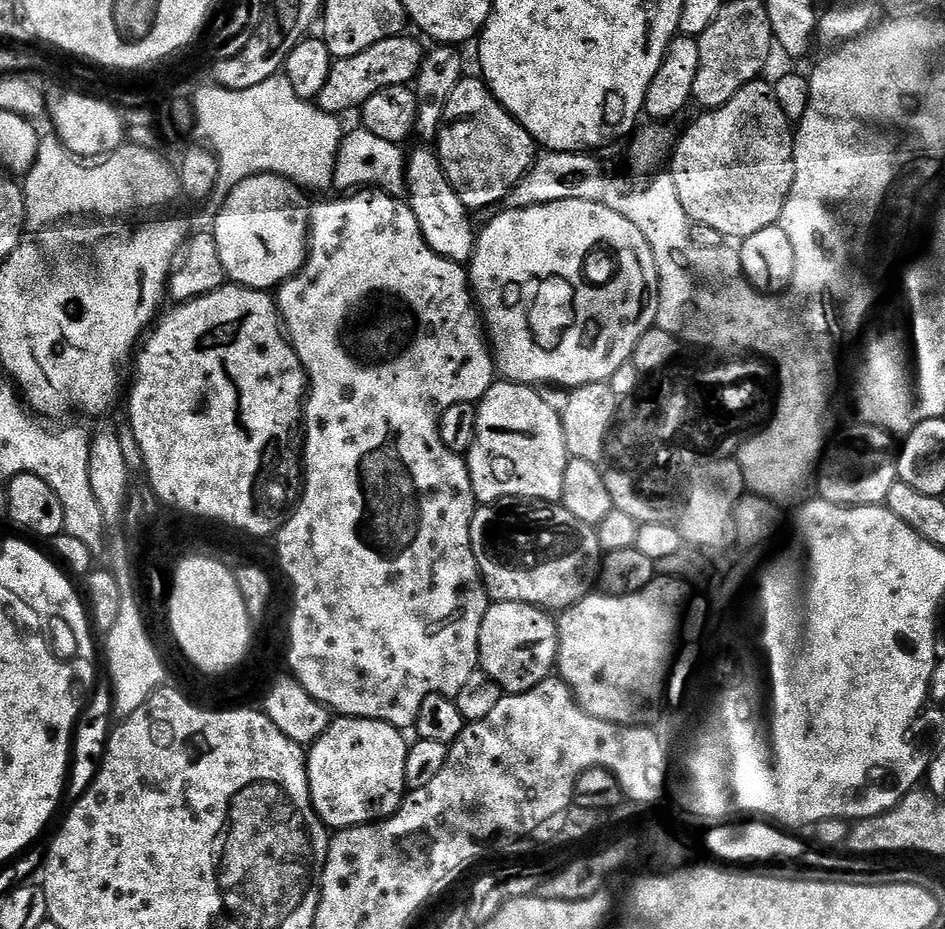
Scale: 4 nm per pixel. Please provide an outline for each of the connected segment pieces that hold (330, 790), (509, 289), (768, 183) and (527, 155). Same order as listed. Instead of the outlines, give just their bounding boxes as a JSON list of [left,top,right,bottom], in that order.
[[307,716,410,829],[470,200,660,390],[670,78,794,242],[434,78,538,210]]

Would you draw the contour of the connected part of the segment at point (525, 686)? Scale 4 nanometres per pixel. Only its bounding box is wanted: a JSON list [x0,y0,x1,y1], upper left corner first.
[480,602,558,693]

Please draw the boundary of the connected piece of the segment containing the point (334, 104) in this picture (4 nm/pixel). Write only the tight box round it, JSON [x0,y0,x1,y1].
[318,34,426,114]

